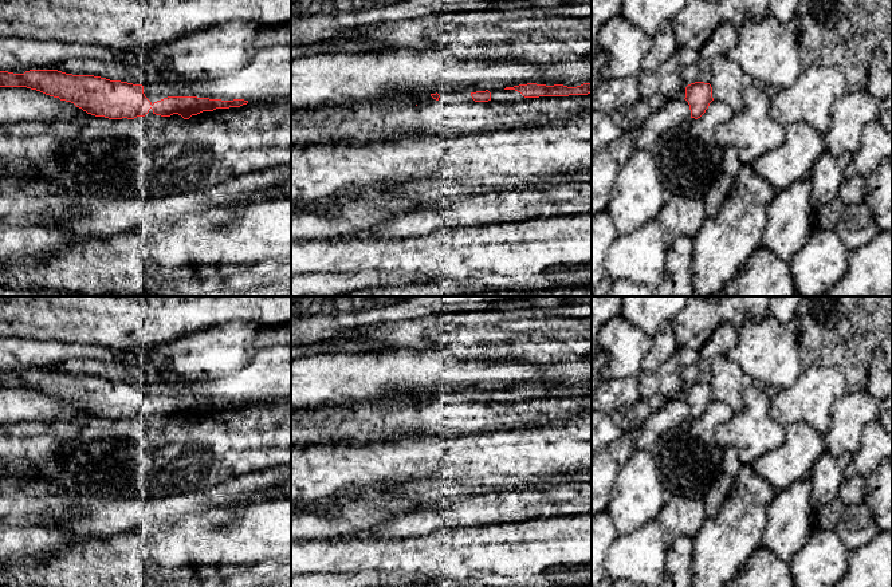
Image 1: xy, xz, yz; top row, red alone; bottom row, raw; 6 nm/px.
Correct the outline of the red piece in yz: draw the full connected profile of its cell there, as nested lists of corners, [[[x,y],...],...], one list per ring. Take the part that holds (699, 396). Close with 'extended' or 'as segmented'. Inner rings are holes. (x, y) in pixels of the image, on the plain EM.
[[[695,382],[685,387],[685,398],[684,398],[691,410],[691,418],[700,418],[710,403],[714,401],[712,398],[712,387],[710,383]]]; as segmented

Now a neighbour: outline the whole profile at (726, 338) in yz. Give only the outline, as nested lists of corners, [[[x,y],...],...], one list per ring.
[[[722,322],[699,350],[700,361],[681,370],[684,385],[695,382],[710,383],[712,378],[712,359],[727,352],[738,343],[738,330],[728,322]]]

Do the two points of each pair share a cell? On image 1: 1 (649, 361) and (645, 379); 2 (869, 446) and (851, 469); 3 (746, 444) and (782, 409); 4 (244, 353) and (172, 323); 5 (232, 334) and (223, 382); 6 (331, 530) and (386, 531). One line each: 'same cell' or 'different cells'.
1: different cells
2: same cell
3: different cells
4: different cells
5: different cells
6: different cells

